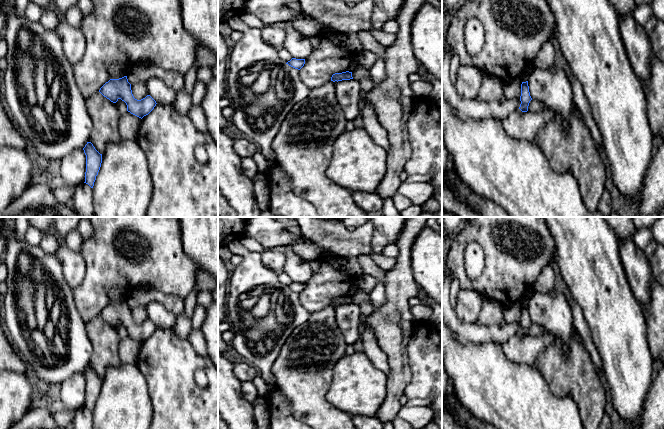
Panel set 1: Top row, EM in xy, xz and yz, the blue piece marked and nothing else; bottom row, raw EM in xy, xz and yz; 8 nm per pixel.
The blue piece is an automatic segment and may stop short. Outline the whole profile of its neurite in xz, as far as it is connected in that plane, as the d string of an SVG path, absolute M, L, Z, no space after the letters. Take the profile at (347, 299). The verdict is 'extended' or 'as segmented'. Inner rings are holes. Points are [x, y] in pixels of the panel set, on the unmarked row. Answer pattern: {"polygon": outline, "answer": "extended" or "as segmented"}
{"polygon": "M346 295L346 296L342 296L342 297L335 297L332 299L331 301L331 305L335 306L335 305L342 305L342 304L350 304L353 303L352 301L352 296Z", "answer": "as segmented"}

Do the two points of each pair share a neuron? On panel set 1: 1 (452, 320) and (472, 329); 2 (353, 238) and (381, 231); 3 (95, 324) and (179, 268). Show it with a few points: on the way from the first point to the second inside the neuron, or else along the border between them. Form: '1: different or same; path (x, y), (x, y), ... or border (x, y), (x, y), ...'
1: same; path (457, 325), (461, 329), (467, 329)
2: different; border (373, 227), (371, 251)
3: different; border (98, 315), (86, 322)

